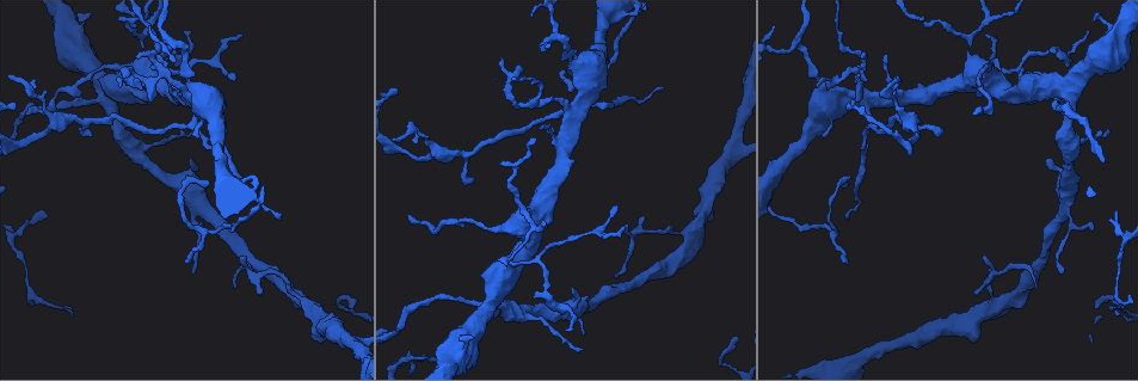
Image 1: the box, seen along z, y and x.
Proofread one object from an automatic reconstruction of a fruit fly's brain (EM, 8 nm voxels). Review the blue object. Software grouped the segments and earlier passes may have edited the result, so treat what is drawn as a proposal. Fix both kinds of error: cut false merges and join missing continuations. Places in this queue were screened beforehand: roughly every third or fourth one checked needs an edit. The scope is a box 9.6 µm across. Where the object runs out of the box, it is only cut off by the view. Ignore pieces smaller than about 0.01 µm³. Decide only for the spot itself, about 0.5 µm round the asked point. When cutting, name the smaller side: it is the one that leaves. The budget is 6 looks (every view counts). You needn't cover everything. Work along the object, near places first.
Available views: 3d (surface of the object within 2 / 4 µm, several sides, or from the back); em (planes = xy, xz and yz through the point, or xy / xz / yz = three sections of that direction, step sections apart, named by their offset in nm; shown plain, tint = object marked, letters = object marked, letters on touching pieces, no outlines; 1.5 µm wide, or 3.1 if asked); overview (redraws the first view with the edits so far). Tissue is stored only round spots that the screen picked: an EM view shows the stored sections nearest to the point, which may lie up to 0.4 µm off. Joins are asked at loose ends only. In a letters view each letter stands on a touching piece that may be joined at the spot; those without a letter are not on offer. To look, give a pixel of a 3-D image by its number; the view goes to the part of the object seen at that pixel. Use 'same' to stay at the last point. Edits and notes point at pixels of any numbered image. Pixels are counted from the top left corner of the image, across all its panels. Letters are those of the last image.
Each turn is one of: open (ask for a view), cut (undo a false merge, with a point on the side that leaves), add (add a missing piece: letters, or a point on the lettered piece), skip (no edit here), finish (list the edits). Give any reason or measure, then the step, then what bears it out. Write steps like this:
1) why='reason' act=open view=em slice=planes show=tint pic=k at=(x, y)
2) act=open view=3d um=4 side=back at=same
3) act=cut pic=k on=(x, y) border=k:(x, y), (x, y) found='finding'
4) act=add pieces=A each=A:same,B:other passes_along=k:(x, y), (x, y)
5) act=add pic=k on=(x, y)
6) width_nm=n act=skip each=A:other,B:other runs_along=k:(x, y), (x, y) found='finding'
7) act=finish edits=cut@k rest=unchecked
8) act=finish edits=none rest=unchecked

why='free end' act=open view=3d um=4 pic=1 at=(976, 289)

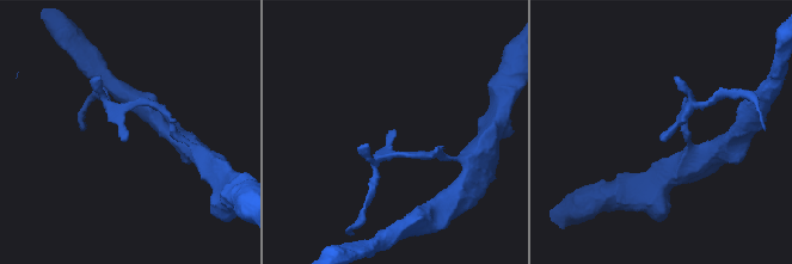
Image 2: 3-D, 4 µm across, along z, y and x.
why='now the EM' act=open view=em slice=planes show=plain pic=2 at=(126, 137)

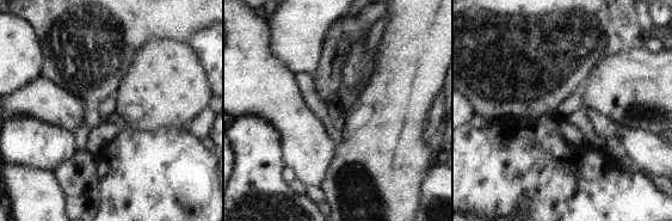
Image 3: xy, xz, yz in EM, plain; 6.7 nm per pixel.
act=open view=em slice=planes show=letters at=same

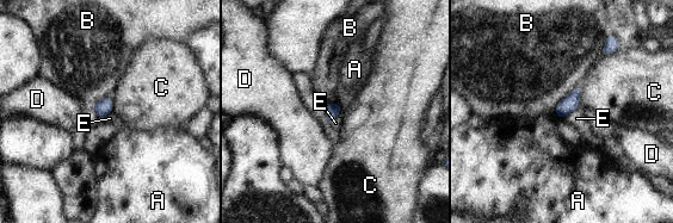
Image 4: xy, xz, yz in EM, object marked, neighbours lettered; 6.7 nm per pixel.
act=skip each=A:other,B:other,C:other,D:other,E:other border=4:(579, 107), (562, 118) found='no lettered piece goes on from it'

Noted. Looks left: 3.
why='free end' act=open view=em slice=xy step=4 show=letters pic=1 at=(863, 56)

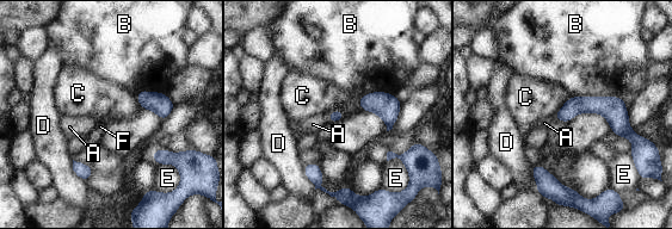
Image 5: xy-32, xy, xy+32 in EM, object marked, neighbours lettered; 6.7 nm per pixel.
act=add pieces=A each=A:same,B:other,C:other,D:other,E:other,F:other passes_along=5:(336, 116), (328, 117), (313, 124) found='the cell continues'

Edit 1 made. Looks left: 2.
act=finish edits=add@5 rest=unchecked

